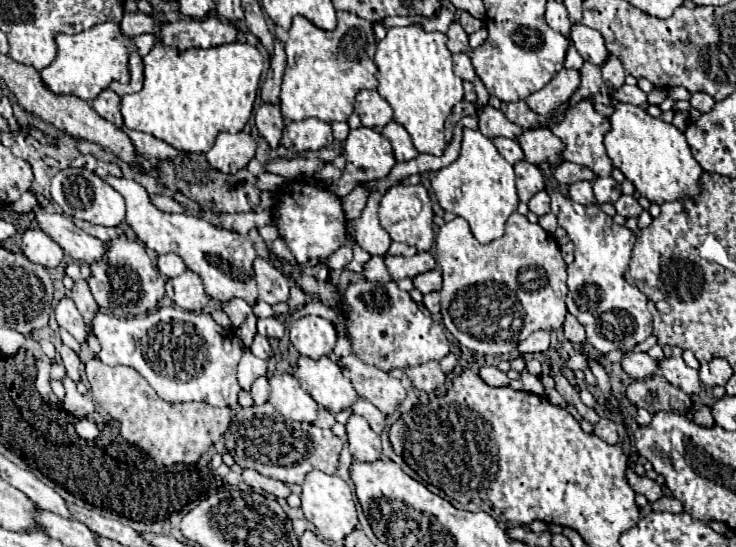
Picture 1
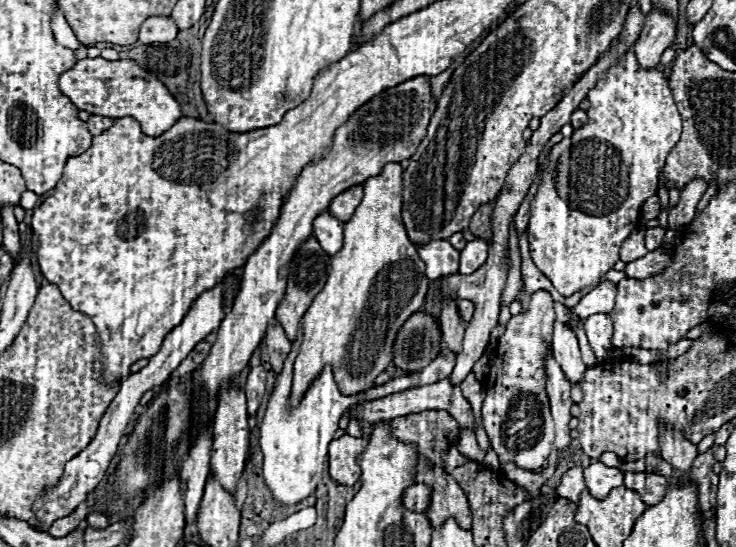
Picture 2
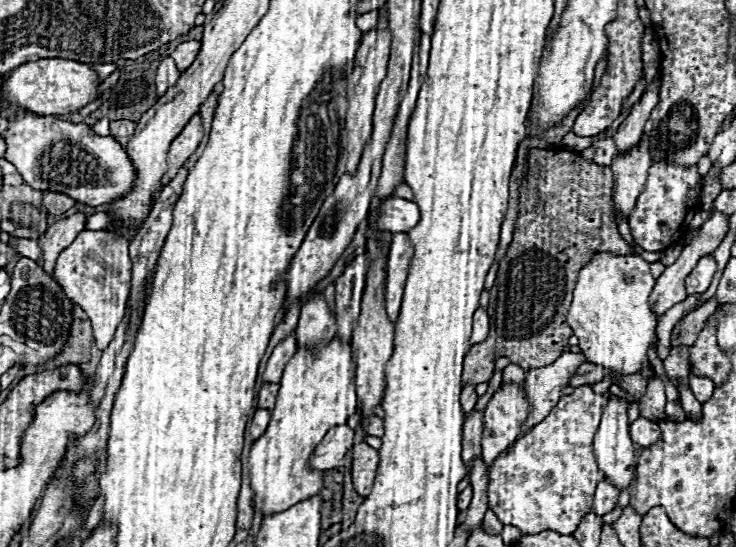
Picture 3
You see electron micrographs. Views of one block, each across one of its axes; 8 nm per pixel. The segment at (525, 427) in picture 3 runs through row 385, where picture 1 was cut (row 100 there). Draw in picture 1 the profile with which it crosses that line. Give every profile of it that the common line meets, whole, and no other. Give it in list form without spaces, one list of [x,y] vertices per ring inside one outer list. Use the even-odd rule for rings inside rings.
[[[564,68],[542,90],[528,96],[526,104],[536,114],[550,114],[554,108],[568,102],[578,86],[580,86],[578,70],[566,70]]]

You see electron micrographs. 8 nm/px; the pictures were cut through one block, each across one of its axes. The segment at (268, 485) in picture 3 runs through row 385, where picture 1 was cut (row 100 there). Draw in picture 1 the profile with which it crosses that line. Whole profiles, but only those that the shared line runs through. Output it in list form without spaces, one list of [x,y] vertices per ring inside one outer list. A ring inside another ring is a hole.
[[[336,12],[336,18],[338,18],[338,26],[334,30],[322,30],[304,16],[296,16],[292,20],[290,38],[286,40],[288,66],[284,72],[284,82],[282,82],[282,92],[280,92],[282,116],[286,122],[298,122],[298,120],[304,120],[310,116],[320,118],[328,124],[332,124],[336,120],[346,122],[354,110],[354,96],[364,88],[378,86],[378,80],[376,80],[378,68],[374,64],[374,54],[376,54],[374,24],[352,12]]]

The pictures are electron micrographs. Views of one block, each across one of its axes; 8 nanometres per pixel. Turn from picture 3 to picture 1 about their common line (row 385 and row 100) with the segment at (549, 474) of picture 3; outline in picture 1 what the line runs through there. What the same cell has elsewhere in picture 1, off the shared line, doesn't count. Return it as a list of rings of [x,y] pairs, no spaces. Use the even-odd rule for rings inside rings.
[[[584,100],[584,102],[576,104],[574,108],[570,108],[570,110],[566,112],[564,122],[552,126],[550,130],[566,144],[566,150],[564,150],[564,154],[562,154],[564,160],[570,160],[570,162],[574,162],[574,164],[588,166],[596,176],[610,176],[610,172],[612,172],[614,166],[612,166],[610,158],[608,158],[608,154],[606,154],[606,148],[604,148],[604,144],[602,144],[602,138],[604,138],[604,134],[608,132],[608,128],[610,128],[610,126],[608,126],[608,120],[606,120],[602,114],[598,114],[598,112],[594,110],[594,106],[592,106],[590,100]]]

